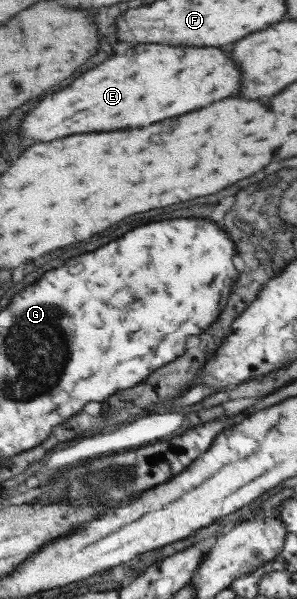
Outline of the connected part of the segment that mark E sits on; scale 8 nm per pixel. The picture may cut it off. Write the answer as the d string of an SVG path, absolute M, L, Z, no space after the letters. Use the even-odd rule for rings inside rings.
M134 45L126 49L122 55L106 59L104 63L96 65L96 69L86 71L80 79L72 81L64 91L48 95L32 109L30 115L22 117L20 123L20 137L34 139L34 141L52 141L74 133L88 133L88 131L114 131L124 127L144 127L174 115L182 115L194 109L200 109L212 101L224 99L234 95L240 87L240 71L230 59L230 53L218 47L172 47L172 45Z

